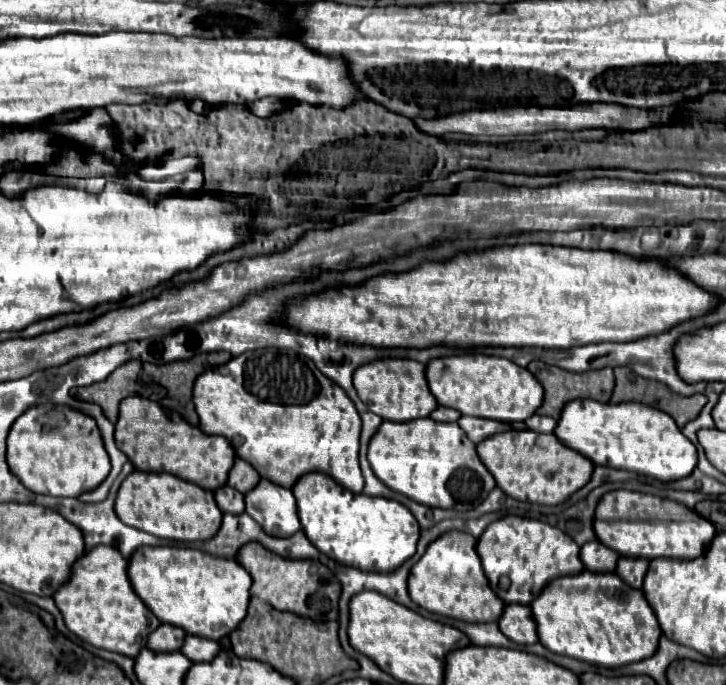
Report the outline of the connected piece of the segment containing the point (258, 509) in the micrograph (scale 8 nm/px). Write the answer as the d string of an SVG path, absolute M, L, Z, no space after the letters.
M262 479L250 493L244 495L246 513L274 537L290 537L300 531L296 501L290 489L284 489L268 479Z

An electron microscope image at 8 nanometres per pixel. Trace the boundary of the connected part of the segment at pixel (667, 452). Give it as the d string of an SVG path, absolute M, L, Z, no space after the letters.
M576 399L574 403L566 403L554 435L596 465L636 471L660 481L676 481L696 469L696 447L682 435L674 419L656 407L636 401L612 405Z

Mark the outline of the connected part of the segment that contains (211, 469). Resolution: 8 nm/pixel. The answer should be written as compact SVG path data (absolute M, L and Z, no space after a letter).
M144 397L122 399L116 423L116 443L136 469L166 471L186 481L198 483L198 487L206 487L208 491L216 491L226 483L228 471L236 459L236 451L230 447L226 437L206 435L182 419L176 411L164 409L160 403Z

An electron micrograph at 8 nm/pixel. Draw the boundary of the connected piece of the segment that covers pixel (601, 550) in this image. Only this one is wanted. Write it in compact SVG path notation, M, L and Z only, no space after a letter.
M598 539L584 543L580 549L580 559L586 569L590 571L614 571L618 553L606 545L602 545Z

